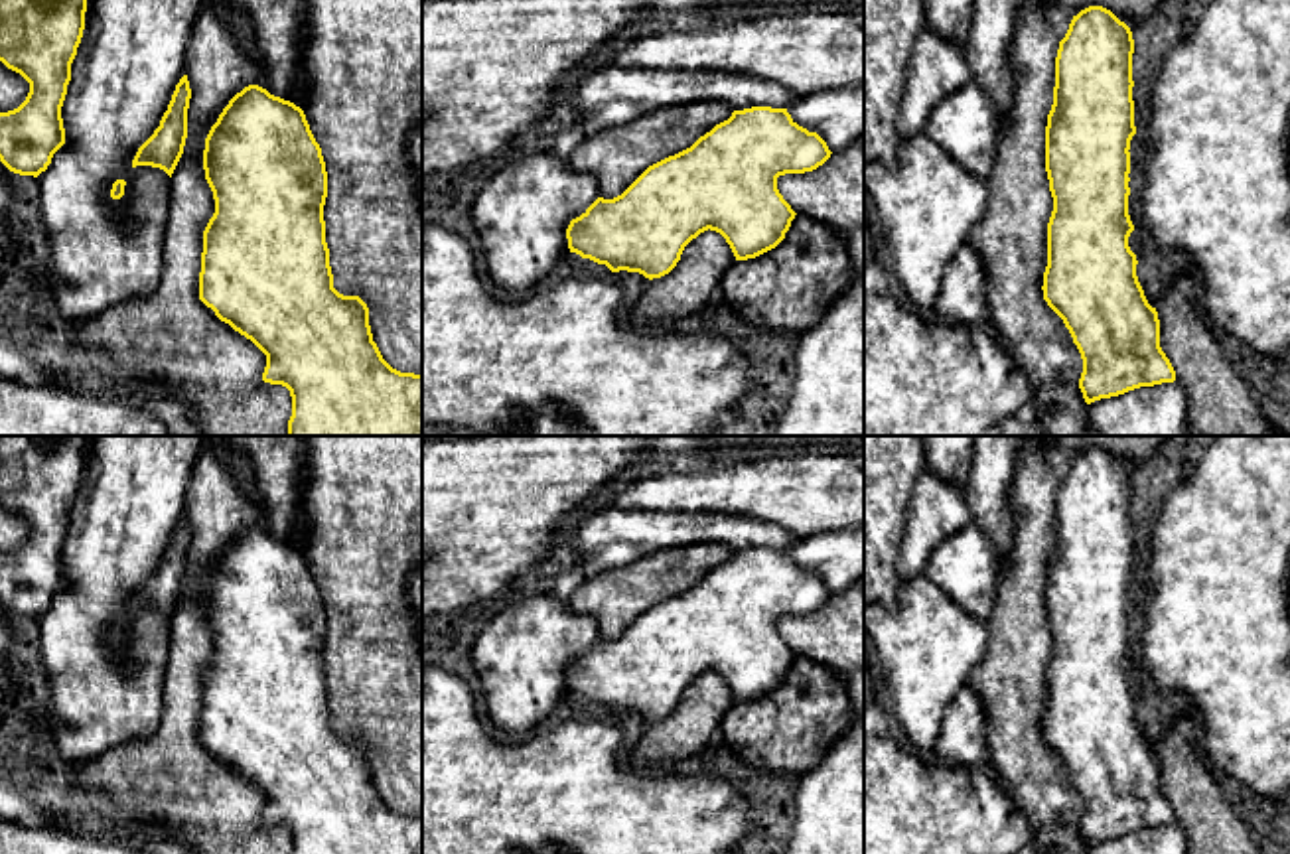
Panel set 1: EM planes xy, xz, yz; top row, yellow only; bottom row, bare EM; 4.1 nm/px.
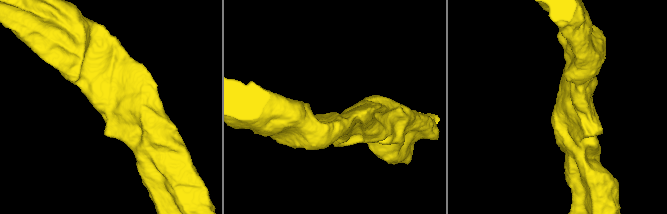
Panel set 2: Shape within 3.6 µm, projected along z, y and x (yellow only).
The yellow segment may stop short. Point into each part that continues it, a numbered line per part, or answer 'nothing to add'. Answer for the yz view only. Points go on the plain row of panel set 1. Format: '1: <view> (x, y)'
nothing to add

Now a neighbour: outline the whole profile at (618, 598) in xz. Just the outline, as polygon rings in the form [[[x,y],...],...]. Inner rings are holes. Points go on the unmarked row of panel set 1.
[[[720,542],[661,550],[637,564],[588,576],[566,604],[570,611],[596,619],[600,639],[613,641],[649,607],[690,590],[732,554]]]

